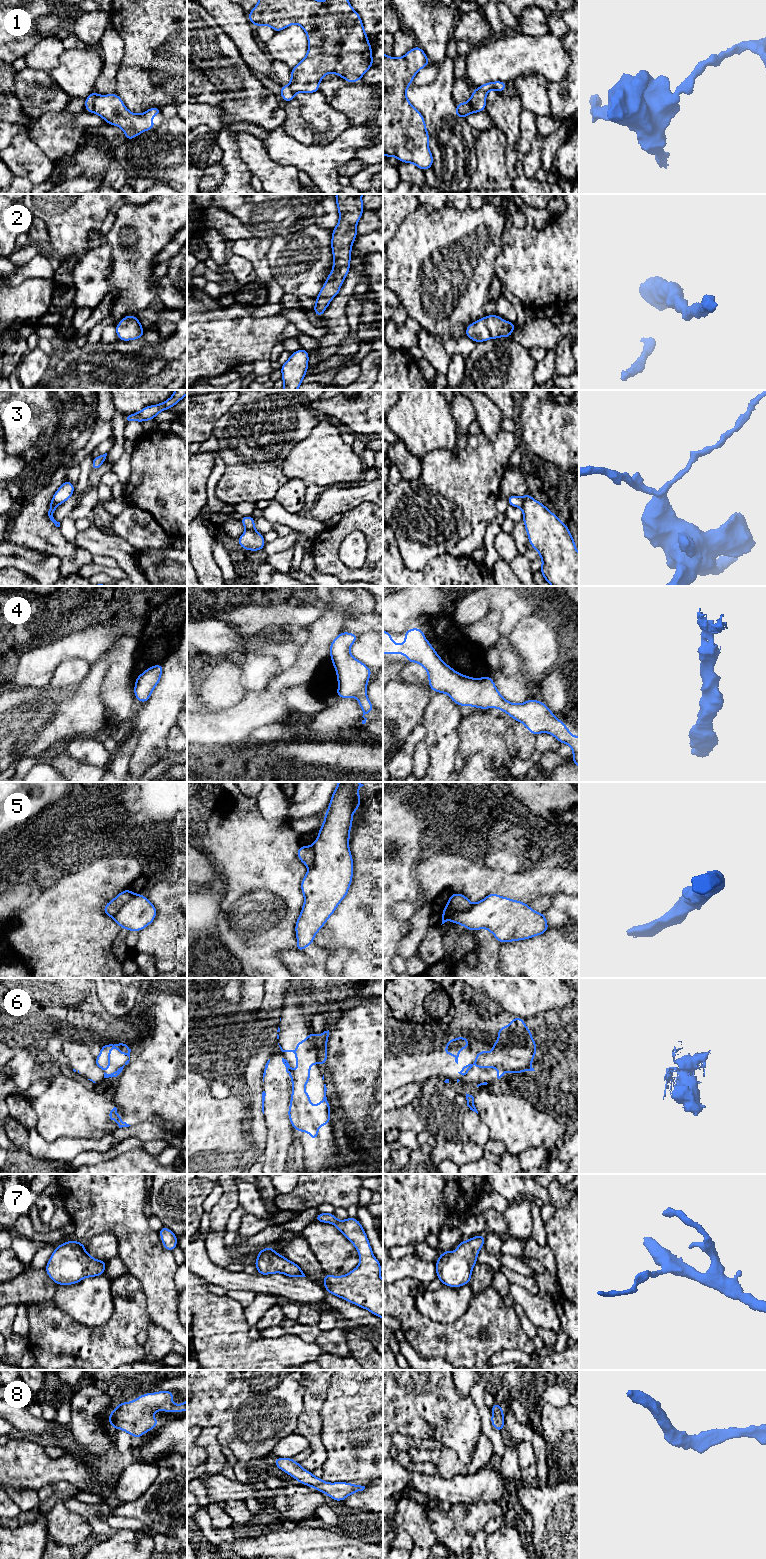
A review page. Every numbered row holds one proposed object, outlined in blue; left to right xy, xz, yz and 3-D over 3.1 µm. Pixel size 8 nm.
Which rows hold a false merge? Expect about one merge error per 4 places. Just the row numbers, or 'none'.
1, 3, 5

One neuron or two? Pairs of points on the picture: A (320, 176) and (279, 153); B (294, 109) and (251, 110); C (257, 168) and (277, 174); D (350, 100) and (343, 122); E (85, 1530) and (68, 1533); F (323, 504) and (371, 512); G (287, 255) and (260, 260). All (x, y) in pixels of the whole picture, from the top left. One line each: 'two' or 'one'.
A: one
B: two
C: one
D: two
E: one
F: two
G: two

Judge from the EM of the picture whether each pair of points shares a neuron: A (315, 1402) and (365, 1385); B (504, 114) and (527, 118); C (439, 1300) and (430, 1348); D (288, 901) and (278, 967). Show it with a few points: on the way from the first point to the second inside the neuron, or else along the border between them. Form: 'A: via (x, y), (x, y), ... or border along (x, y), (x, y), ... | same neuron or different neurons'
A: border along (330, 1380), (328, 1394), (320, 1410), (321, 1421) | different neurons
B: border along (523, 110), (520, 116), (520, 137), (518, 140) | different neurons
C: border along (416, 1307), (434, 1321), (454, 1323), (458, 1320) | different neurons
D: via (283, 917), (274, 926), (274, 951) | same neuron

